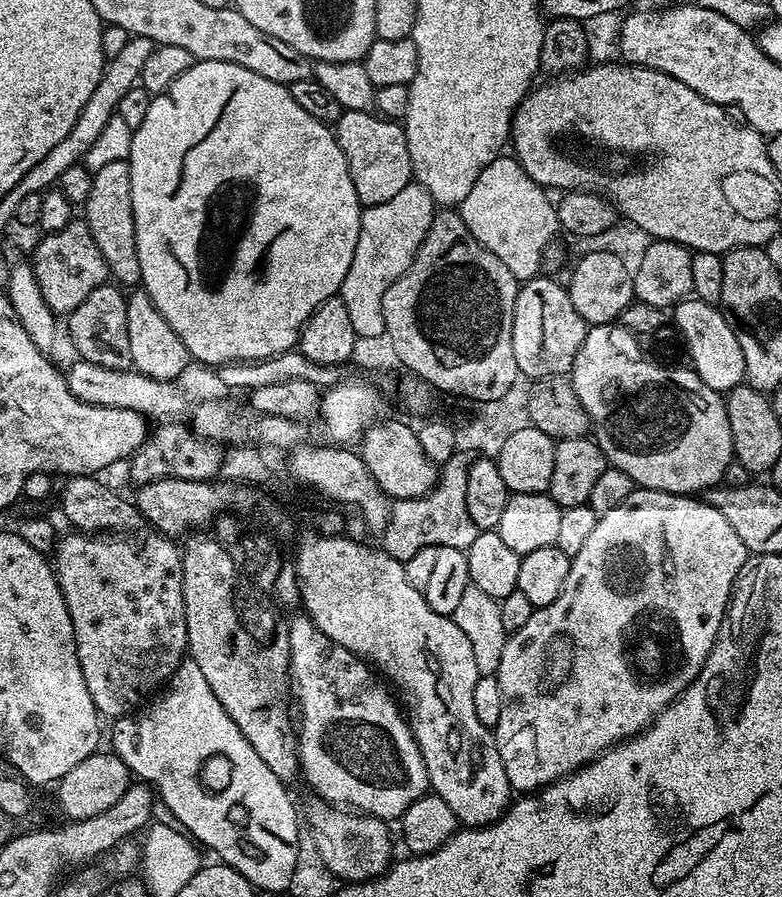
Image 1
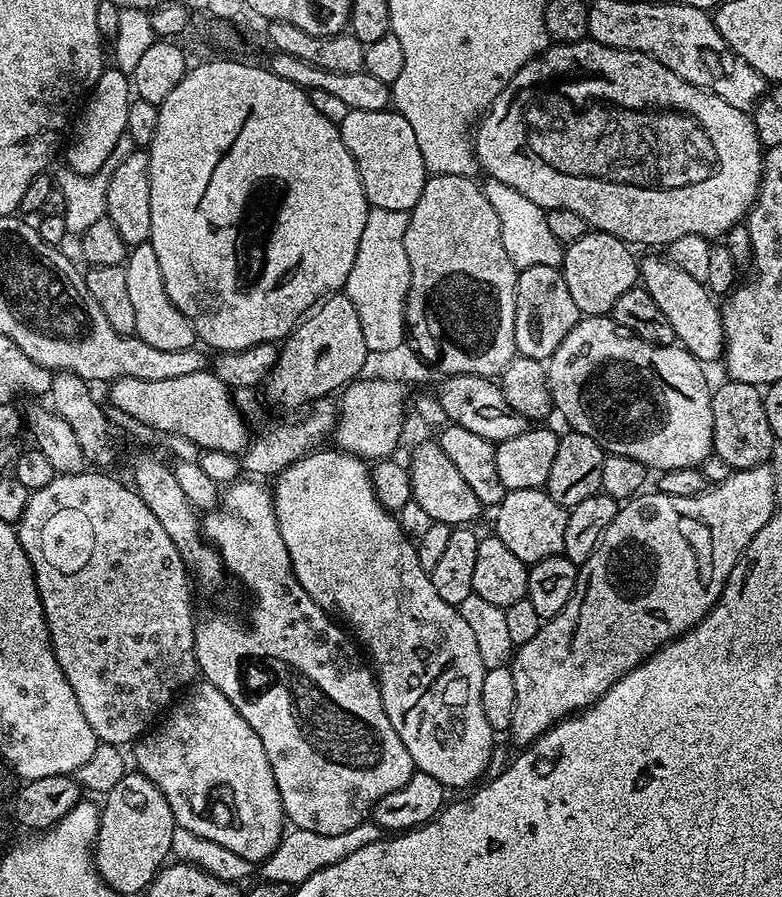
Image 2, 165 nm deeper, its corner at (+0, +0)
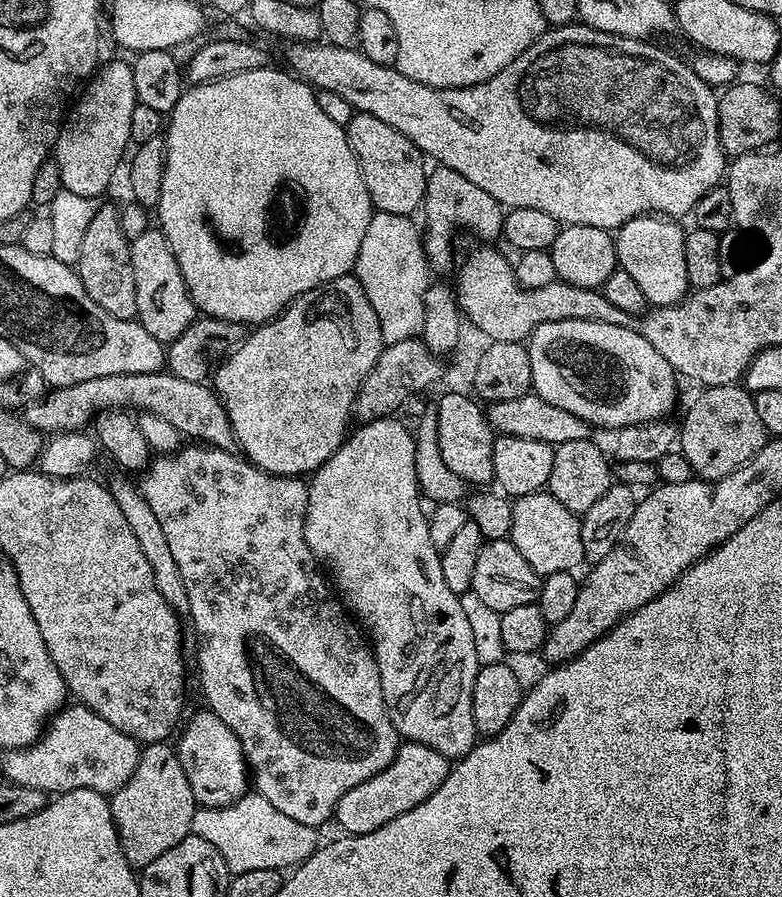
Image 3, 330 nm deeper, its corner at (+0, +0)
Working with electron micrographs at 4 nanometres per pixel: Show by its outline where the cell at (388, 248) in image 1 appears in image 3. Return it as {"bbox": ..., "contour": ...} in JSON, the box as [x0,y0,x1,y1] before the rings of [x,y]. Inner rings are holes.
{"bbox":[354,211,432,345],"contour":[[[375,211],[359,248],[354,275],[379,318],[385,345],[419,337],[424,324],[424,298],[432,270],[419,229],[404,215]]]}

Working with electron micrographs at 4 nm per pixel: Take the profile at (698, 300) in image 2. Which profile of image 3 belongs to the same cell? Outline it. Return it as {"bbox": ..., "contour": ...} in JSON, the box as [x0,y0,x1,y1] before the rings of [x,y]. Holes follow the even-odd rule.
{"bbox":[615,214,690,308],"contour":[[[645,214],[635,216],[626,221],[621,228],[615,229],[616,262],[619,267],[626,270],[638,282],[642,294],[646,294],[649,305],[665,308],[671,304],[679,304],[685,296],[689,295],[690,285],[686,274],[686,250],[684,249],[685,229],[680,229],[675,219],[665,218],[659,214]]]}

